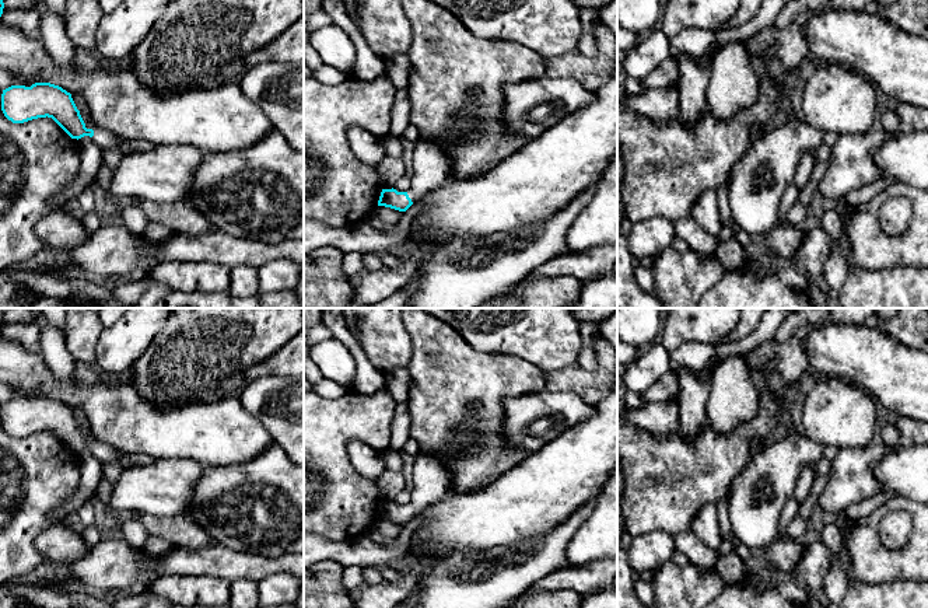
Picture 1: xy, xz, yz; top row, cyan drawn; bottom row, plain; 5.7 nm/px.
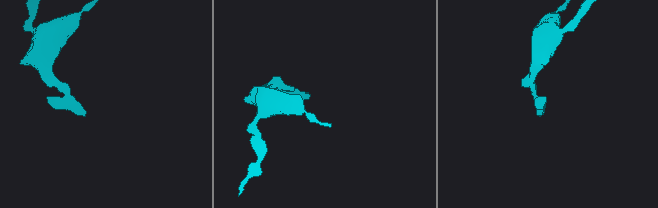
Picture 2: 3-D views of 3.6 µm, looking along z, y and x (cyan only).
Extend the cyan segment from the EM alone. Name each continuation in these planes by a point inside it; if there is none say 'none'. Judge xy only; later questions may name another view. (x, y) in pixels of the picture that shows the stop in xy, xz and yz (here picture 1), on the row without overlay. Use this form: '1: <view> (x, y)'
1: xy (107, 454)

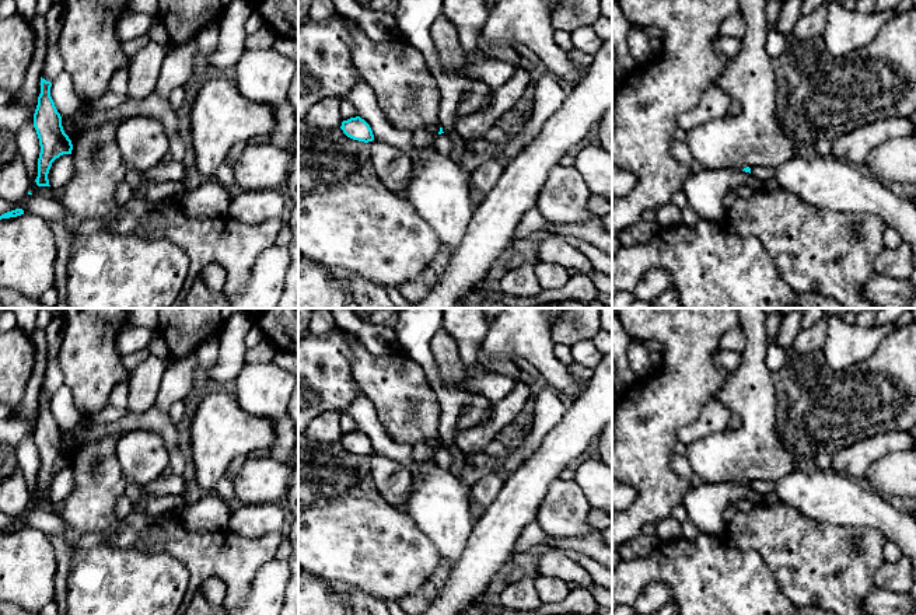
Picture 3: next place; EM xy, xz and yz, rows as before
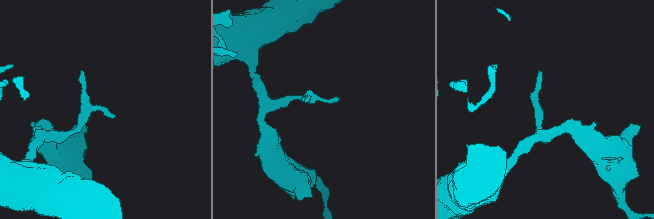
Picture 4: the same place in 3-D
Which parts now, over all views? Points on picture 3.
none

